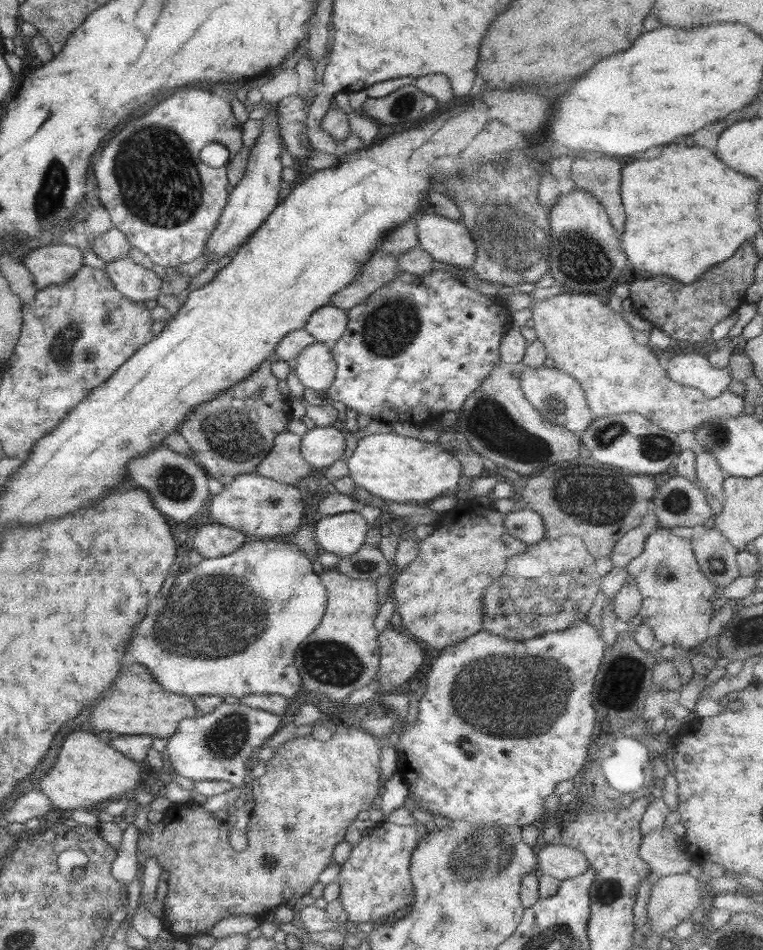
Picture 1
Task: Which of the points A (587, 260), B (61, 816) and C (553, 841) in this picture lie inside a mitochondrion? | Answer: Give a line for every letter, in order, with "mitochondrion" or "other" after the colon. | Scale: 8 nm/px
A: mitochondrion
B: other
C: other

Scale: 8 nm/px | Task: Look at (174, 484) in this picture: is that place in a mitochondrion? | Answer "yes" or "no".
yes

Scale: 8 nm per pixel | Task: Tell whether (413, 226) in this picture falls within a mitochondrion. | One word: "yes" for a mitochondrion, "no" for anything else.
no

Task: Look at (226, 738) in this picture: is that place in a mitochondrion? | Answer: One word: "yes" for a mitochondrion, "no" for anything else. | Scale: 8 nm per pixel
yes

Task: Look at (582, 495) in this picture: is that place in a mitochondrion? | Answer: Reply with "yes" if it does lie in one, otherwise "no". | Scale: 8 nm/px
yes

